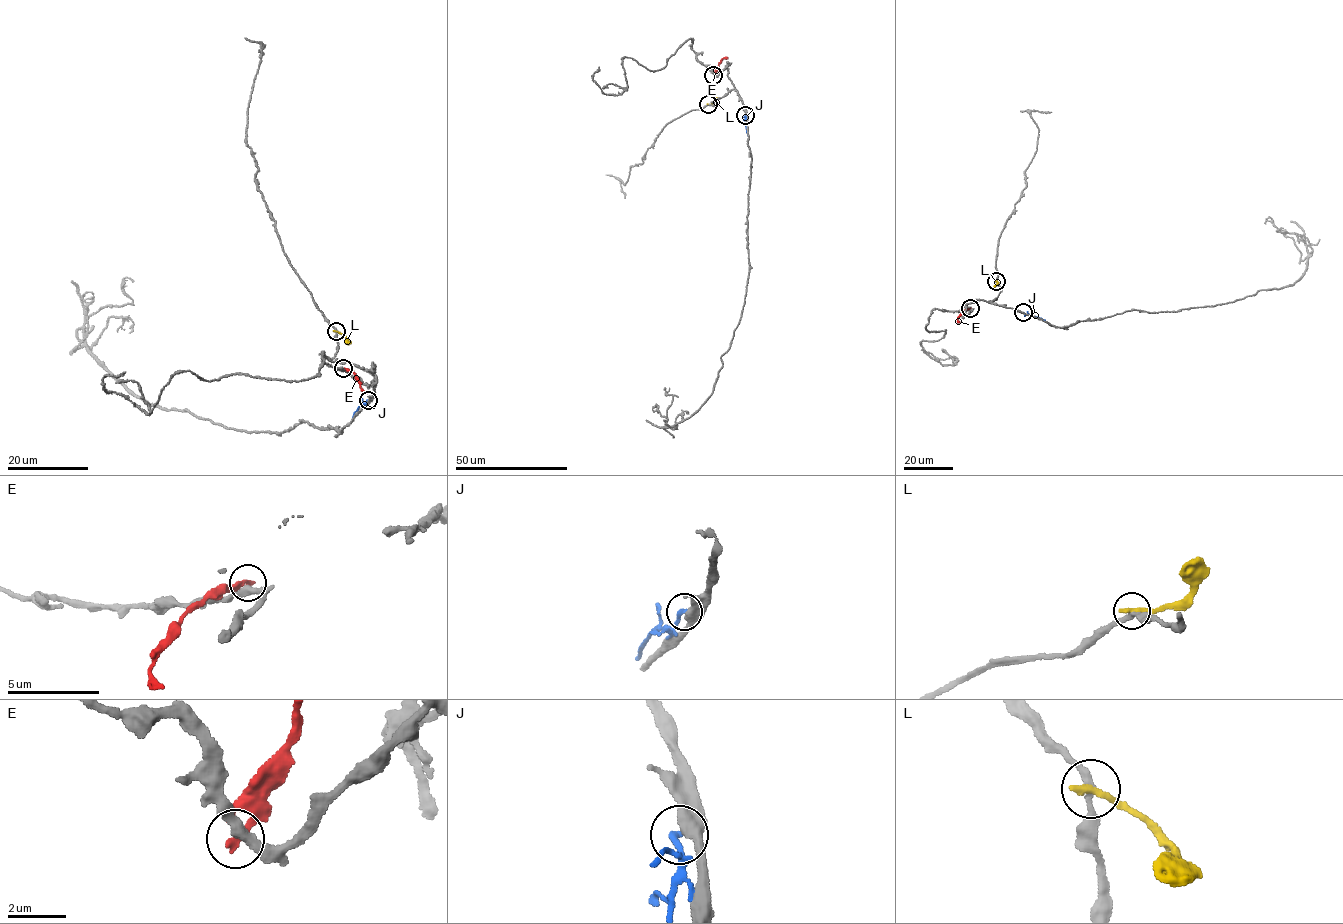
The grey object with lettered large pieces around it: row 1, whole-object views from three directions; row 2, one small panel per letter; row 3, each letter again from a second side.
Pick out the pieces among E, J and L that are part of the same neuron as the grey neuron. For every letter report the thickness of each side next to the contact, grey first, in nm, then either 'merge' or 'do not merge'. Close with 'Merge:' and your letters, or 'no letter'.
E: calibres 340 and 280 nm; do not merge
J: calibres 460 and 220 nm; do not merge
L: calibres 240 and 280 nm; do not merge
Merge: no letter

